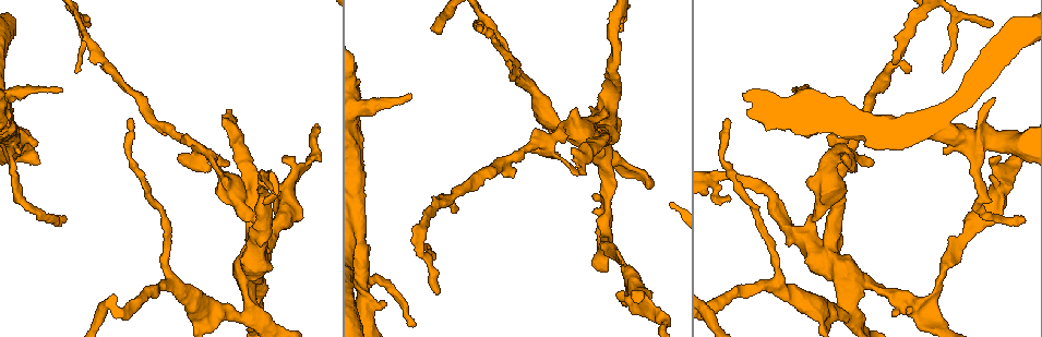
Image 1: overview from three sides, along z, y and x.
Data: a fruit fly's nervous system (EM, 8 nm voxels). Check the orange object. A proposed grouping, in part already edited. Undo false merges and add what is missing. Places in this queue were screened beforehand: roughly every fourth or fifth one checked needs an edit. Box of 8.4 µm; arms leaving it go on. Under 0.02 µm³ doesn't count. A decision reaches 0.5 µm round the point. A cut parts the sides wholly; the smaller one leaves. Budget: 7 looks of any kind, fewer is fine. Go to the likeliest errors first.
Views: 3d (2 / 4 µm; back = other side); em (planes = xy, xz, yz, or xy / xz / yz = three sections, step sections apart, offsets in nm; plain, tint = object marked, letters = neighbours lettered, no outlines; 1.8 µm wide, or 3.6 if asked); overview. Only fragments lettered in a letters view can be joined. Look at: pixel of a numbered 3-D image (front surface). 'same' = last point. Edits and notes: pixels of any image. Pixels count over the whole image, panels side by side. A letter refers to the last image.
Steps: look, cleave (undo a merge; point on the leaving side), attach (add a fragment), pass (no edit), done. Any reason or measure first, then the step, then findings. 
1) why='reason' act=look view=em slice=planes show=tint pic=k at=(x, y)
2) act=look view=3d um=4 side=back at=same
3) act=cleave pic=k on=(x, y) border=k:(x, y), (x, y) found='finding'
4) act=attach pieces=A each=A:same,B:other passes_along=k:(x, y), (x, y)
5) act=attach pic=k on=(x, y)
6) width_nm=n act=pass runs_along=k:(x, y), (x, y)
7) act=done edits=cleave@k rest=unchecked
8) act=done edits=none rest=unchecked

act=look view=em slice=planes show=letters pic=1 at=(260, 304)

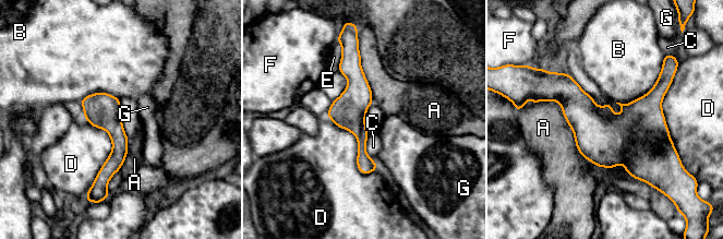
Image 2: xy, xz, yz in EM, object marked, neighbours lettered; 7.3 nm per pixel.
longest_contact=A:650nm act=pass each=A:other,B:other,C:other,D:other,E:other,F:other,G:other border=2:(534, 103), (559, 105), (593, 165) found='all the same neuron'

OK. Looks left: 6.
why='branch stops here' act=look view=3d um=4 side=back pic=1 at=(578, 169)

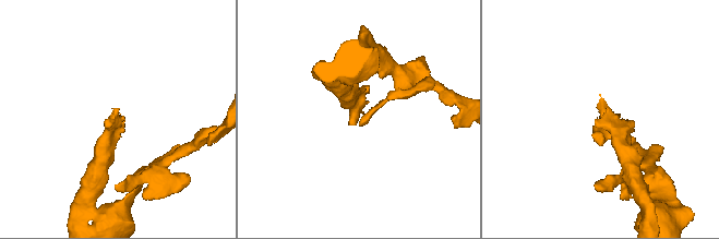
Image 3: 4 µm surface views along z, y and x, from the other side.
why='now the EM' act=look view=em slice=xz step=8 show=tint pic=3 at=(117, 108)

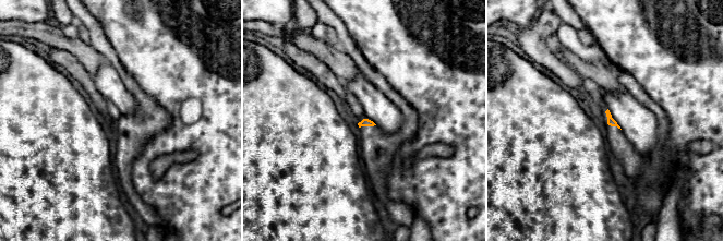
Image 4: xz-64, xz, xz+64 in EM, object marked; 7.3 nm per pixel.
act=look view=em slice=planes show=letters at=same

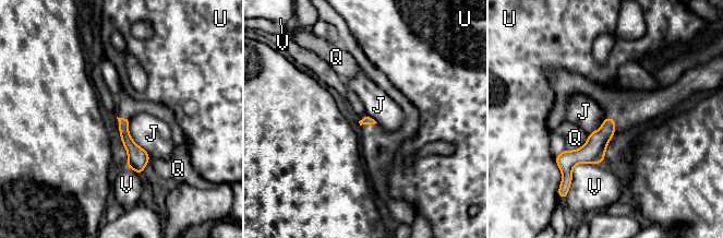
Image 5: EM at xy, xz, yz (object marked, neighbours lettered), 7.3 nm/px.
act=pass each=J:other,Q:other,U:other,V:other runs_along=5:(612, 121), (582, 155), (559, 161) found='no lettered fragment goes on from it'

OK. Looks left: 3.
why='branch point' act=look view=3d um=2 pic=1 at=(552, 123)

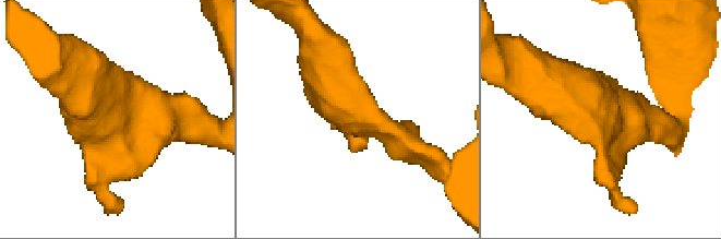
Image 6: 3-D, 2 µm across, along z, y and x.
arms=3 act=look view=em slice=planes show=letters pic=6 at=(598, 108)

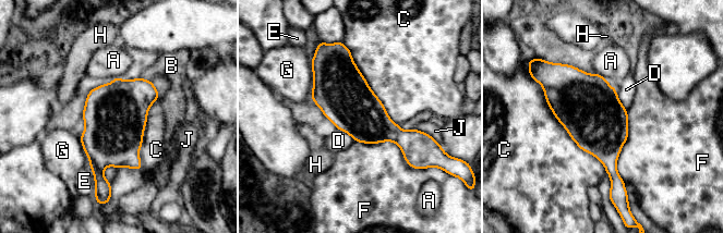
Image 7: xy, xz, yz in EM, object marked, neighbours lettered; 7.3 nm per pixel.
longest_contact=C:850nm act=pass each=A:other,B:other,C:other,D:other,E:other,F:other,G:other,H:other,J:other found='all the same neuron'

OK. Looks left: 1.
act=done edits=none rest=unchecked

